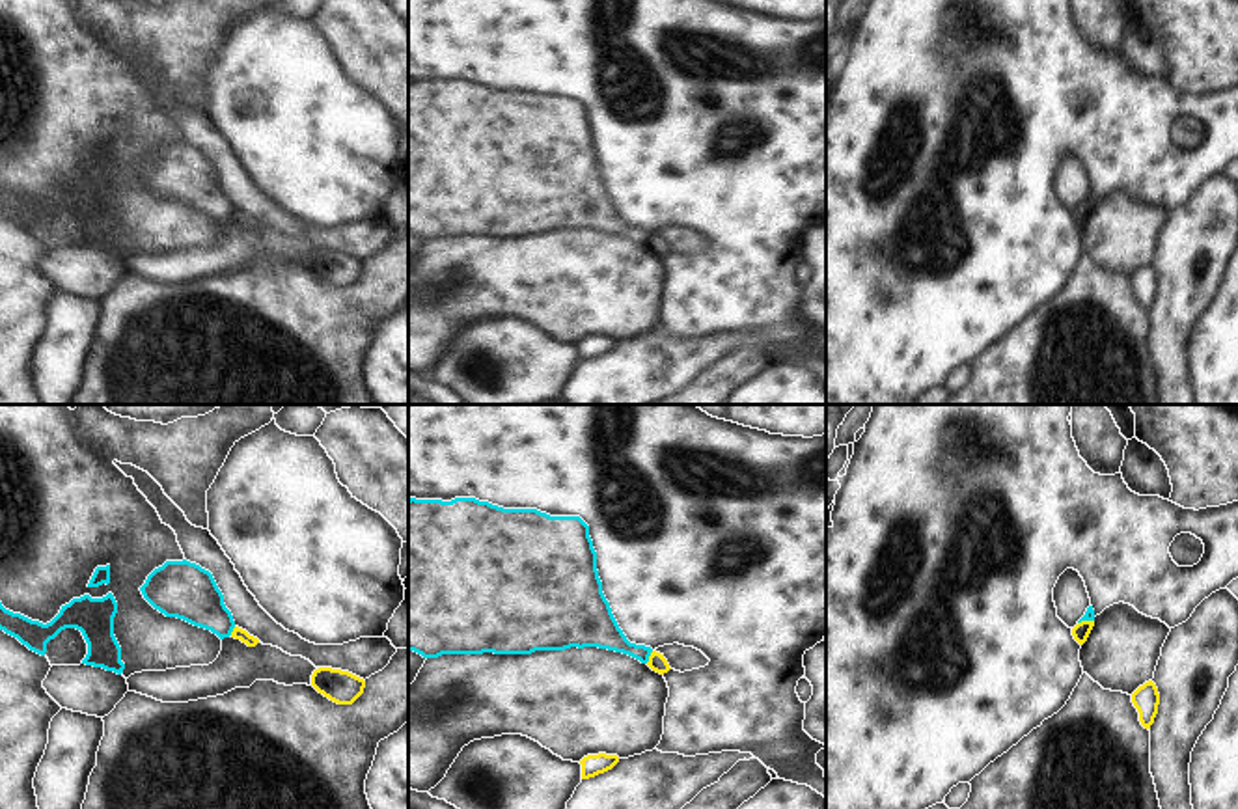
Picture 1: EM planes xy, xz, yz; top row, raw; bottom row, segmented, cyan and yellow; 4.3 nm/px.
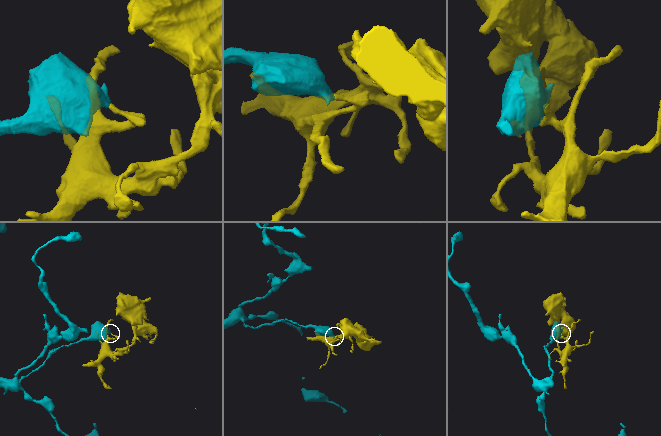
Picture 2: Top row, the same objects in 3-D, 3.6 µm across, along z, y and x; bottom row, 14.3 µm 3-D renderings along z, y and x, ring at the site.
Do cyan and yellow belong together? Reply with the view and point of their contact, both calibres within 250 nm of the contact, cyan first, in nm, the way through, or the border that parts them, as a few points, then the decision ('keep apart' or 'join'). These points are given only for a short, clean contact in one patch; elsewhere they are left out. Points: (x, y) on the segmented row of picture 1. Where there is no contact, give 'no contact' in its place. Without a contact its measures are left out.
meets cyan in xz at (649, 655); 160 nm thick on the cyan side, 80 nm on the other; border along xz (653, 651), (646, 662); keep apart

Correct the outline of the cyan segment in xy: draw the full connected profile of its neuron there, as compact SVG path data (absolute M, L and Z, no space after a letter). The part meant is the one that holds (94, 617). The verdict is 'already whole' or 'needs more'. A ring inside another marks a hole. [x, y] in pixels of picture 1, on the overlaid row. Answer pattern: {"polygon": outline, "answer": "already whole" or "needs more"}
{"polygon": "M112 593L103 598L84 595L62 606L60 613L47 624L6 610L0 602L0 630L17 638L30 651L45 656L47 643L65 628L82 632L88 643L86 665L123 673L121 647L114 636L117 602Z", "answer": "already whole"}

